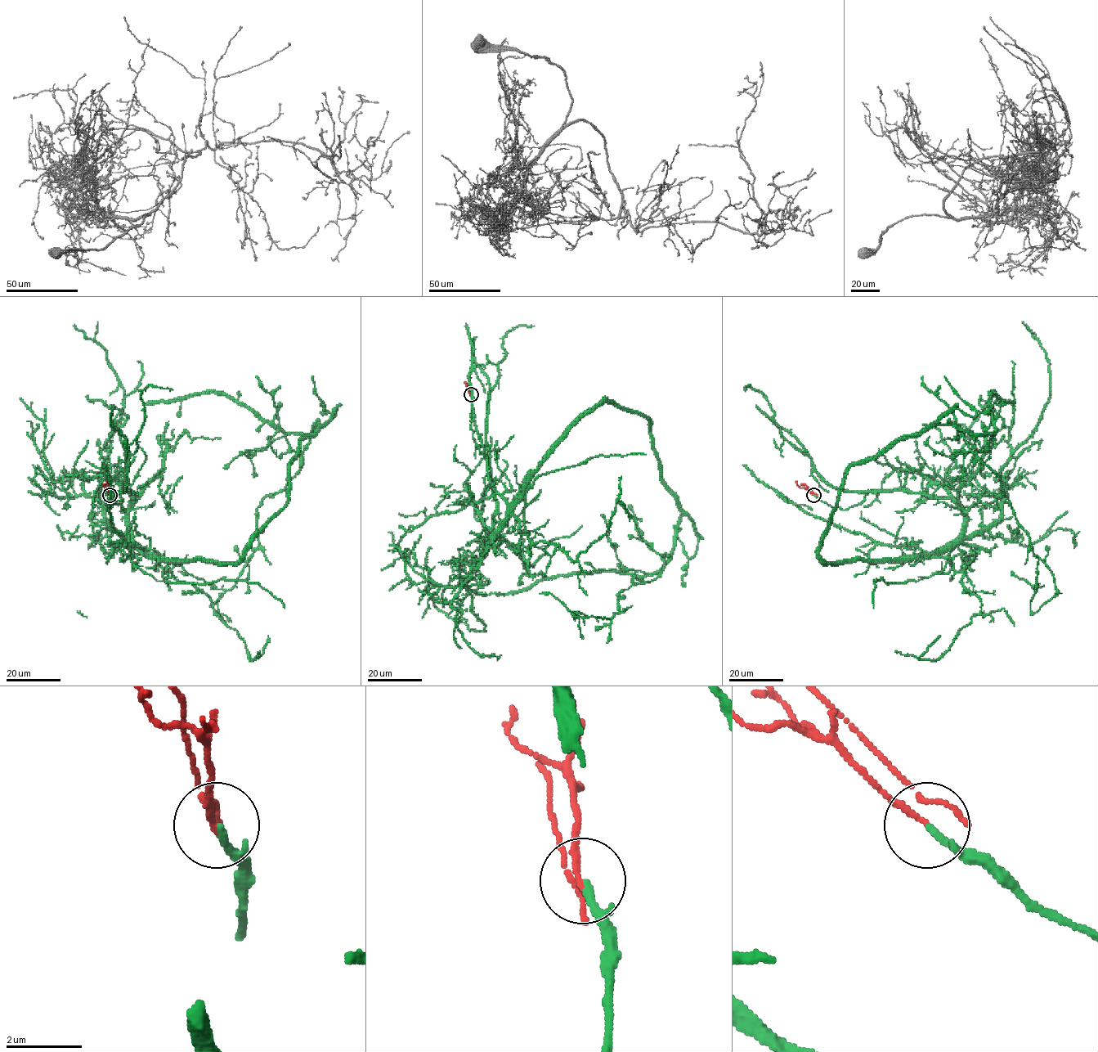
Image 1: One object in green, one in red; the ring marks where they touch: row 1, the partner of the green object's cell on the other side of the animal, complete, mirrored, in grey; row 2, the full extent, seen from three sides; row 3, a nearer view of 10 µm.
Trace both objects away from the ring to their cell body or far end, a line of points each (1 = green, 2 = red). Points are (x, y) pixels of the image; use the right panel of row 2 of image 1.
1: (813, 495), (950, 497), (935, 550), (818, 546), (851, 466), (956, 425), (1037, 559), (1030, 610), (1057, 593)
2: (813, 495), (800, 487), (795, 481)

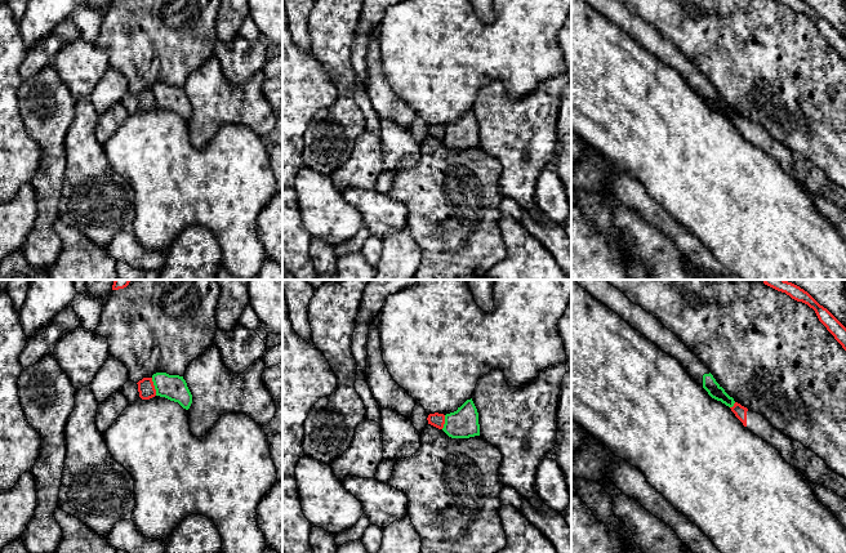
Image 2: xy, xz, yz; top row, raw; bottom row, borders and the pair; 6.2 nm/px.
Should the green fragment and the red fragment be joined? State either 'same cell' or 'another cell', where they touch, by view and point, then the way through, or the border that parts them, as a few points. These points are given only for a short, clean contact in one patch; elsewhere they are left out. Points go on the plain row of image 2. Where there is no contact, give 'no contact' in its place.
another cell; contact xy (155, 98); border xy (151, 89), (156, 106)

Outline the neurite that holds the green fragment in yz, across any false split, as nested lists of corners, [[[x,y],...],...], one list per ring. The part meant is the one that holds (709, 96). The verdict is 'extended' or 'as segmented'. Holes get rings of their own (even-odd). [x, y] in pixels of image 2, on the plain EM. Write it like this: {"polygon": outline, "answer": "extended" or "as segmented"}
{"polygon": [[[585,0],[595,10],[618,24],[633,40],[645,46],[649,52],[656,55],[663,63],[674,68],[687,85],[698,95],[700,95],[708,106],[733,119],[735,112],[725,101],[716,93],[709,81],[700,71],[656,28],[644,22],[640,17],[633,15],[618,0]]], "answer": "extended"}

